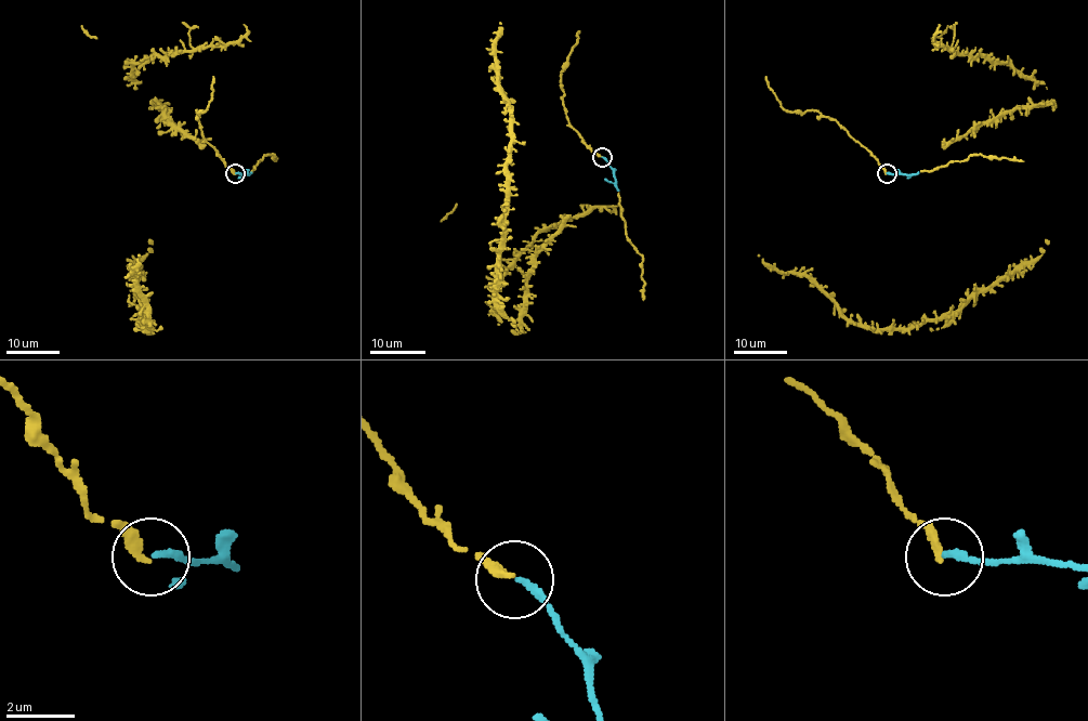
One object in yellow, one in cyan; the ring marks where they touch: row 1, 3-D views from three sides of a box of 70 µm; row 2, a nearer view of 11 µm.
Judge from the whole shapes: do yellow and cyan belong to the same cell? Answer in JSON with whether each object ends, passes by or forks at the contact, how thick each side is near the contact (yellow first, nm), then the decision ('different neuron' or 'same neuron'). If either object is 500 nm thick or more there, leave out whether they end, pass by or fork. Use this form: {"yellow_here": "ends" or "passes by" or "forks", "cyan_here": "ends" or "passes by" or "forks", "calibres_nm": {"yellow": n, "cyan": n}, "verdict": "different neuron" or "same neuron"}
{"yellow_here": "ends", "cyan_here": "ends", "calibres_nm": {"yellow": 240, "cyan": 200}, "verdict": "same neuron"}

